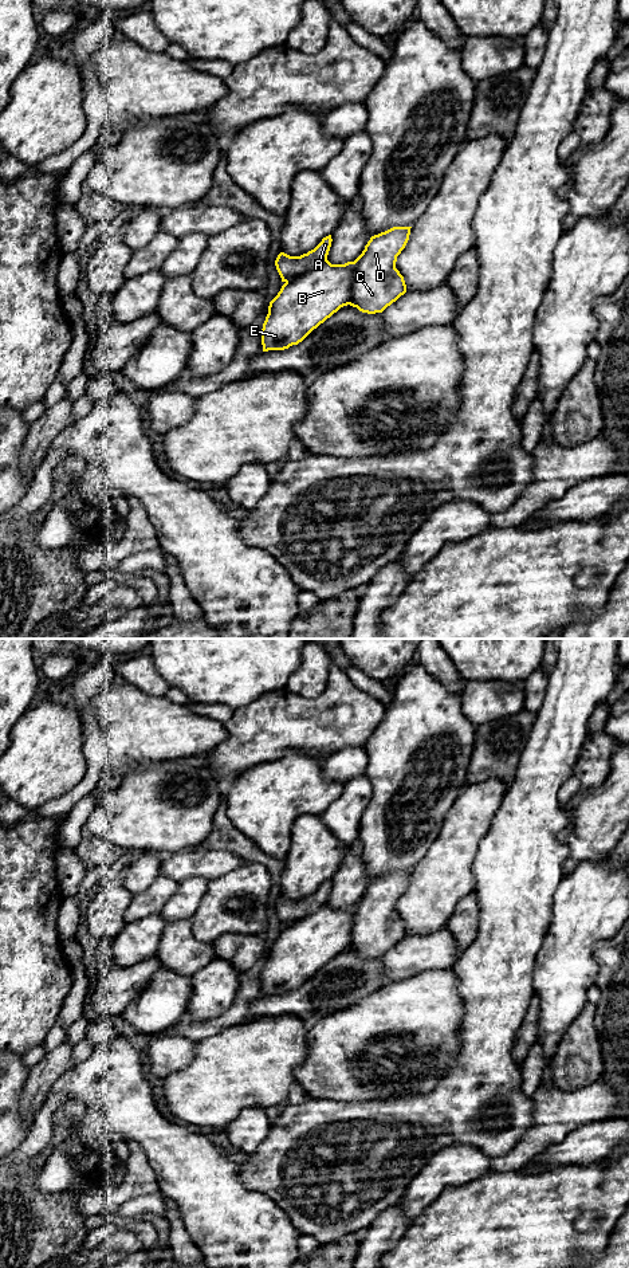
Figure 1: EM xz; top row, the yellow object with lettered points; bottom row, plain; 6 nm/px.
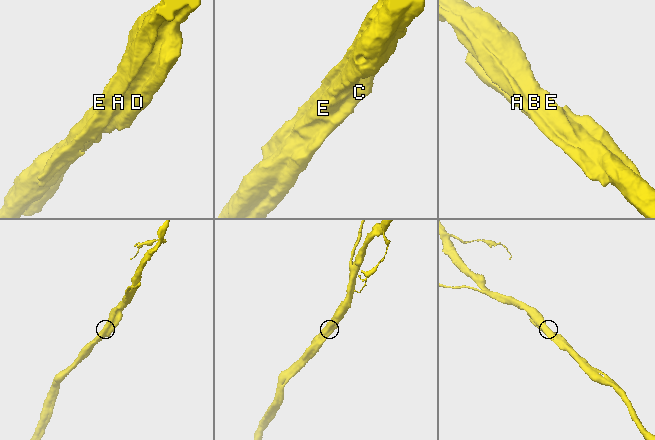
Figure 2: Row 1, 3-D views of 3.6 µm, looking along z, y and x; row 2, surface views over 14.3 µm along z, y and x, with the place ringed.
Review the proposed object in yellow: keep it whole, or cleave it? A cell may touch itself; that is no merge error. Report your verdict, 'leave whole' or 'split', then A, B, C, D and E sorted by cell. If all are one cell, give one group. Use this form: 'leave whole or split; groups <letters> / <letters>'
split; groups A / B C D E

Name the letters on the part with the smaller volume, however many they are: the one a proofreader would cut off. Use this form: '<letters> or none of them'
A

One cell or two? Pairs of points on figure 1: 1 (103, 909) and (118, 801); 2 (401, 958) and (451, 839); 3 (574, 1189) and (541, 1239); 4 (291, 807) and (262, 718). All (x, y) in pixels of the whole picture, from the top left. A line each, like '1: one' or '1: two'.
1: two
2: two
3: one
4: two

